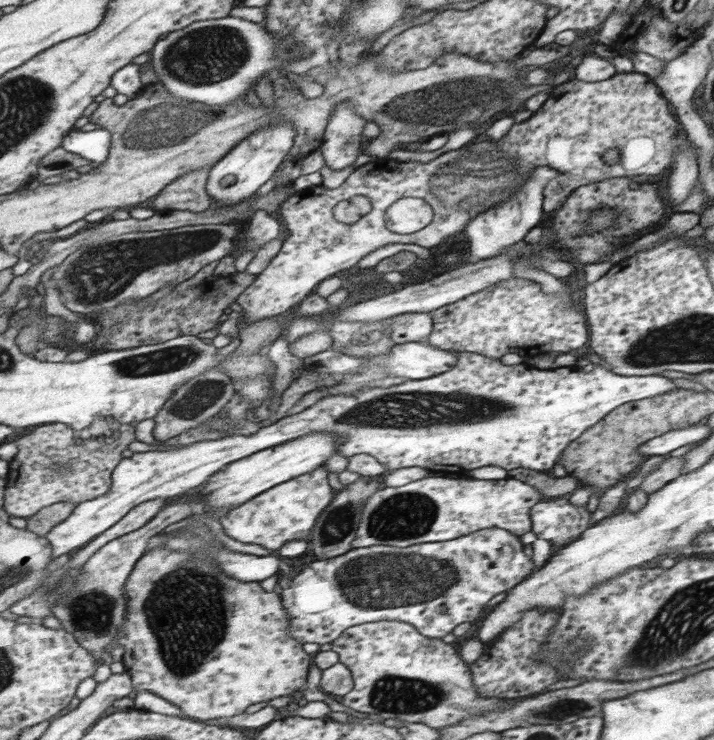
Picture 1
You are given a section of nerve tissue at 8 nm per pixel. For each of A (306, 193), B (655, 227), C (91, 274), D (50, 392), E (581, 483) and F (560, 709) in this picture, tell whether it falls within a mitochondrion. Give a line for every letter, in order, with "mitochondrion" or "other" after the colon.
A: other
B: other
C: mitochondrion
D: other
E: other
F: mitochondrion

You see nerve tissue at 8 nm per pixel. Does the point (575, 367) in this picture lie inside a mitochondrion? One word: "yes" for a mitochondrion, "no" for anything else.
no

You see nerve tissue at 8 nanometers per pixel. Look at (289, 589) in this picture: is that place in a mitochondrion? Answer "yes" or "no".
no

